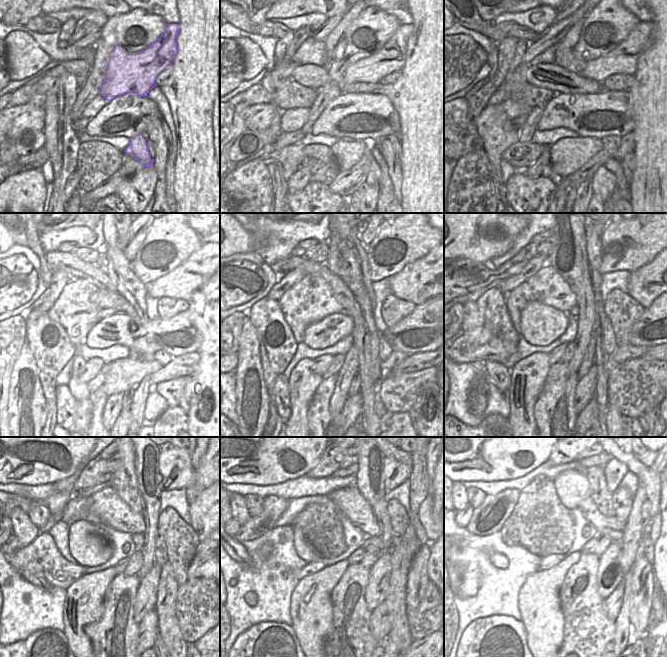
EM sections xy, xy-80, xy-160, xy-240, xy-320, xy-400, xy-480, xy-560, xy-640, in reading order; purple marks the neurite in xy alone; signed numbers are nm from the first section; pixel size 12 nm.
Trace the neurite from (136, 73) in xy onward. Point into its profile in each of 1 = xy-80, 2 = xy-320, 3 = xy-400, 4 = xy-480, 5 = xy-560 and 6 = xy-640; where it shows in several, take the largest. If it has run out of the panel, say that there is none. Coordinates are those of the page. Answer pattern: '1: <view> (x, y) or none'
1: xy-80 (391, 57)
2: xy-320 (423, 279)
3: xy-400 (647, 283)
4: xy-480 (199, 510)
5: xy-560 (423, 513)
6: xy-640 (646, 507)

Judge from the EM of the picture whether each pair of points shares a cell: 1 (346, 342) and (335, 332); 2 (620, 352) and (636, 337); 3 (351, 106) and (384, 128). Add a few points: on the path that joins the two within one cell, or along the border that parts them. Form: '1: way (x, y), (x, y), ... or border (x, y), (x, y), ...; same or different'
1: border (351, 334), (321, 349); different
2: border (630, 343), (632, 345), (650, 347); different
3: way (357, 115), (367, 116), (375, 124); same

